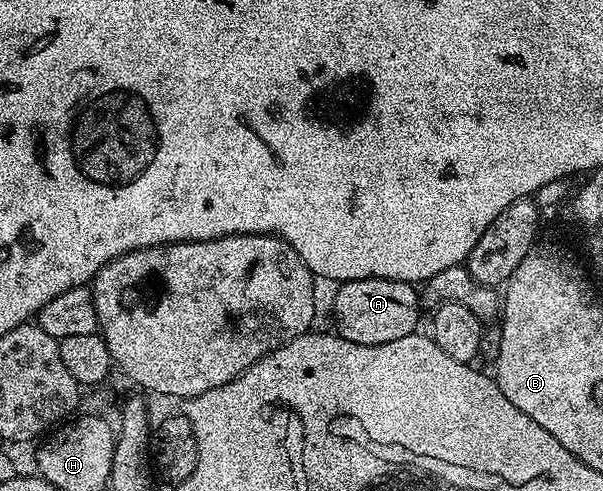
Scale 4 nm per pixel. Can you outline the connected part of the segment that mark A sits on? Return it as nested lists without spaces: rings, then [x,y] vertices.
[[[361,278],[345,280],[338,285],[335,301],[331,304],[331,312],[335,315],[334,331],[349,342],[357,342],[361,346],[381,346],[385,342],[397,342],[406,336],[416,335],[419,324],[419,308],[421,296],[416,285],[407,284],[404,280],[386,280],[385,278]]]

